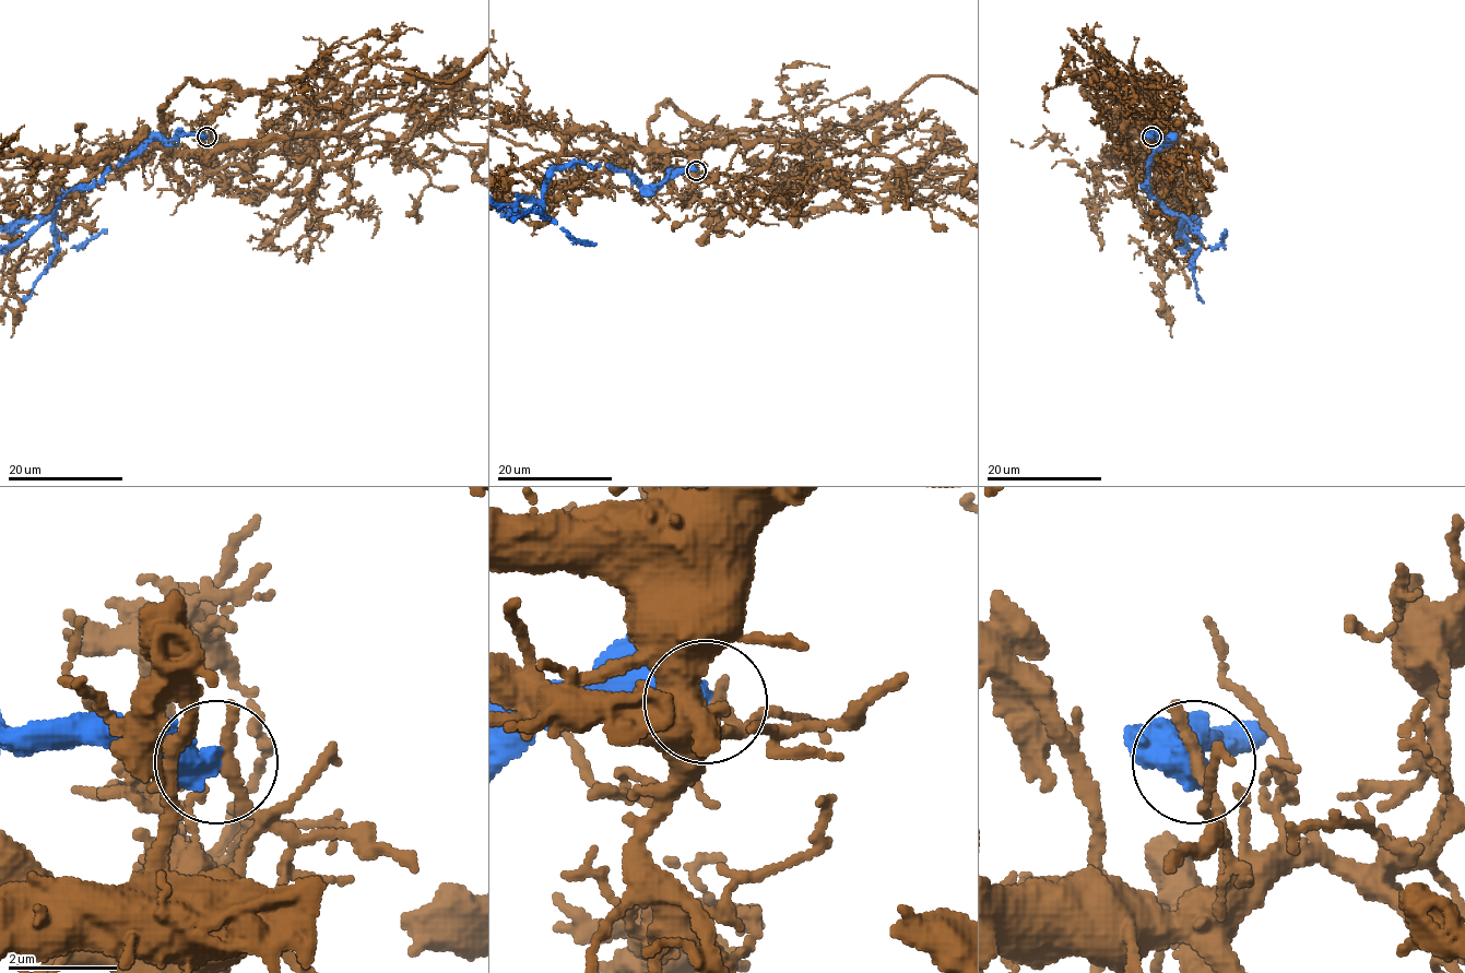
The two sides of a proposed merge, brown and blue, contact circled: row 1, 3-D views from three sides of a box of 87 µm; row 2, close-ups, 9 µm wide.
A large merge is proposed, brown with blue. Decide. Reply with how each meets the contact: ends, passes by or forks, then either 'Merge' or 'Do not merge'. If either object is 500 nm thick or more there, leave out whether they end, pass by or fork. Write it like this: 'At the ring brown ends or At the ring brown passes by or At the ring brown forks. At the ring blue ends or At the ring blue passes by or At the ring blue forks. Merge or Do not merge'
Do not merge

